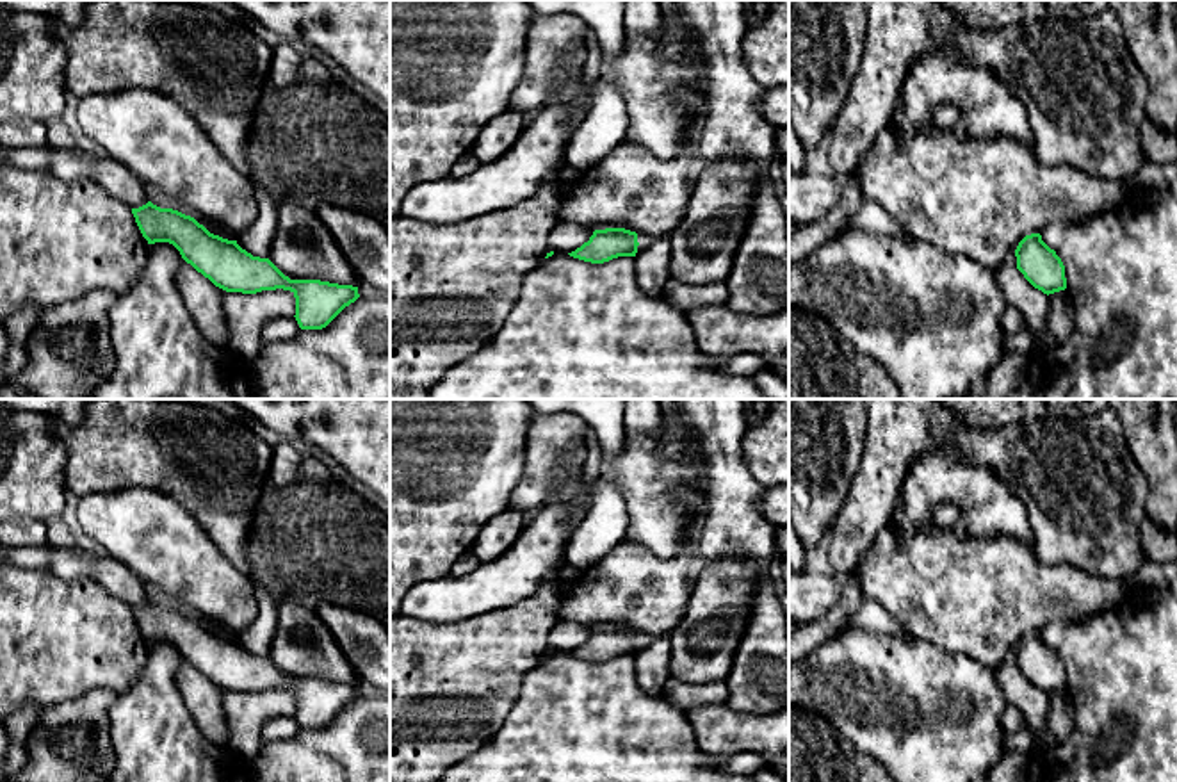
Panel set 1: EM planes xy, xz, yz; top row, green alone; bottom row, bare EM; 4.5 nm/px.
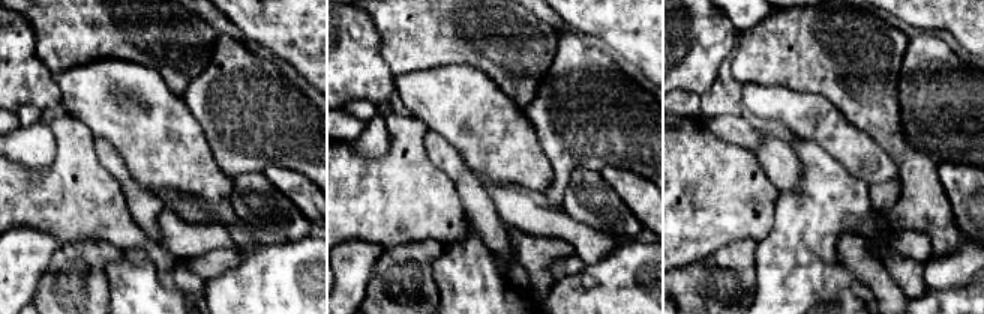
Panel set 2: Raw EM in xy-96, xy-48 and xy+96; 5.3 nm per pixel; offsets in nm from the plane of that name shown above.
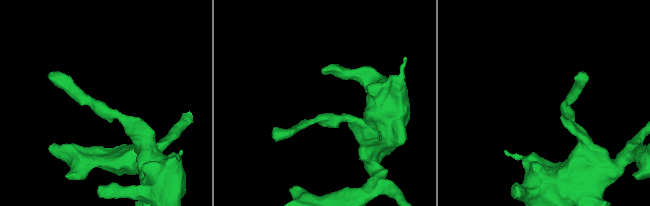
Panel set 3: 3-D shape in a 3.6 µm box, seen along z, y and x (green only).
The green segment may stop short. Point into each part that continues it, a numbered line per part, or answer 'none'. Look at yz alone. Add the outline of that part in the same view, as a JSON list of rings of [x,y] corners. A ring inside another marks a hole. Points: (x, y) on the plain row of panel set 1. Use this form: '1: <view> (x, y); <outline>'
none

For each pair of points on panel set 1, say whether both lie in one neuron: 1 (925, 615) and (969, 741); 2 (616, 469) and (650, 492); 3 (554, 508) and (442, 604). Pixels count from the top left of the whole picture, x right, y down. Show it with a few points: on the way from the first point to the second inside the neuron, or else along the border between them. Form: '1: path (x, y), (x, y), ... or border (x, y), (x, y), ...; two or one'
1: border (916, 636), (948, 651), (962, 652), (974, 661); two
2: path (625, 471), (641, 483); one
3: path (538, 540), (494, 585), (474, 594); one

